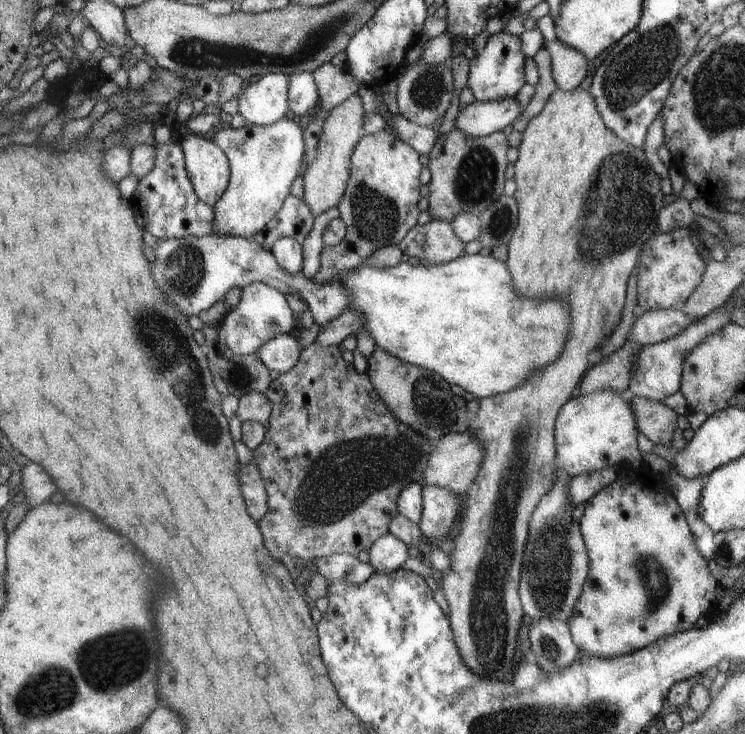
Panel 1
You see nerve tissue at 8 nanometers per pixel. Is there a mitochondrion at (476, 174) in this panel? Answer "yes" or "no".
yes

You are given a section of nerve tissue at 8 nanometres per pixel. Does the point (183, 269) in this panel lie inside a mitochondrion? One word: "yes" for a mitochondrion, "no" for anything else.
yes

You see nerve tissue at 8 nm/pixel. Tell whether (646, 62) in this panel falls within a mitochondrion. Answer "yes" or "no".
yes

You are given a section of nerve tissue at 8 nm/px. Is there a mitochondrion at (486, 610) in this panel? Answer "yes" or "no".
yes

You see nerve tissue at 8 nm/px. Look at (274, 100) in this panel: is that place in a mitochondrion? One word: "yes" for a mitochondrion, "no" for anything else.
no

